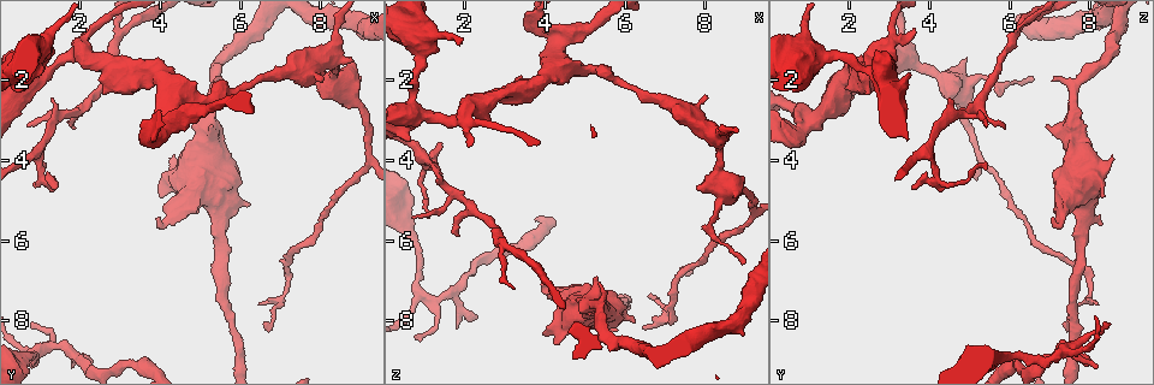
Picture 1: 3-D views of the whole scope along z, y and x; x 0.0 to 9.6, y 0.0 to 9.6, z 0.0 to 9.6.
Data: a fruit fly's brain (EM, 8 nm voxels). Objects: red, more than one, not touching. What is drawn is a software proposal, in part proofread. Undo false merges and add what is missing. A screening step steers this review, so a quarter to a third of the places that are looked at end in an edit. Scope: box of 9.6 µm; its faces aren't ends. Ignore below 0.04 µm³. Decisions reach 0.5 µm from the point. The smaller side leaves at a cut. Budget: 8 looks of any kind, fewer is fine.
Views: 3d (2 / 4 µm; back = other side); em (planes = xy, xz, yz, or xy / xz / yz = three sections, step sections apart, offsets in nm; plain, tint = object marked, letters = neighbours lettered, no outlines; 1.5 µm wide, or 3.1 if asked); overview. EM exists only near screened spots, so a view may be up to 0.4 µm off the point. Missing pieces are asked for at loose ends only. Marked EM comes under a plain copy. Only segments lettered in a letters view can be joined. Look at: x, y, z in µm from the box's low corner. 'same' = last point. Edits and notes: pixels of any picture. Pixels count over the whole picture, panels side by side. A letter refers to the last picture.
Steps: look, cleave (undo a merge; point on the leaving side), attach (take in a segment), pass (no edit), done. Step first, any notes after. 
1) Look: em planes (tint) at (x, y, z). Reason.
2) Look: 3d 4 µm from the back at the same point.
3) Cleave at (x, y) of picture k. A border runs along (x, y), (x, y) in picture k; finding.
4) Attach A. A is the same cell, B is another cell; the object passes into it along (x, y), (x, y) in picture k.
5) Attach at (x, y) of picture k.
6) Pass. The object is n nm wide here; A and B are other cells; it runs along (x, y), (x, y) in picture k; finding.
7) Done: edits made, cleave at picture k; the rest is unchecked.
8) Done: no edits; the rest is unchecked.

Look: 3d 2 µm at (0.70, 8.10, 8.35). Thin end.

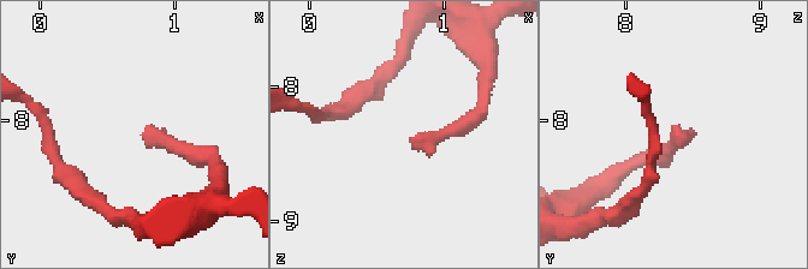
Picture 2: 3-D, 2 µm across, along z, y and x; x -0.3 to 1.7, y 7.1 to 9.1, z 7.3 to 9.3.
Look: em xz step 8 (letters) at (0.74, 8.08, 8.38). Need the tissue.

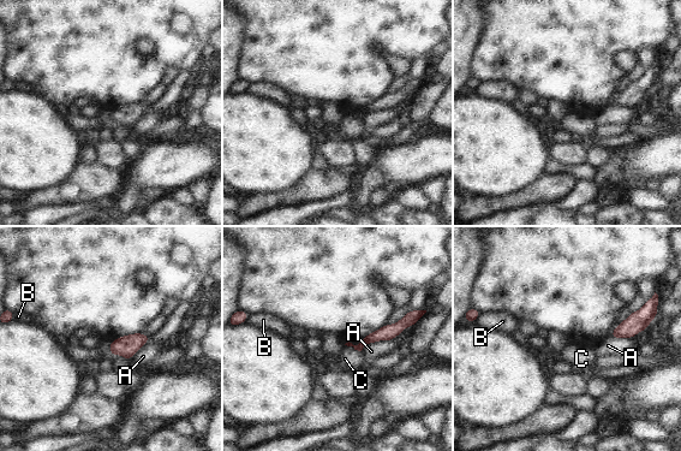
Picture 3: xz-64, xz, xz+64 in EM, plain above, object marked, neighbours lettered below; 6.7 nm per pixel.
Pass. A, B and C are other cells; a border runs along (345, 344), (352, 345), (360, 351) in picture 3; no lettered segment goes on from it.

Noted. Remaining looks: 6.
Look: em planes (letters) at (1.10, 4.20, 5.40). Thin end.

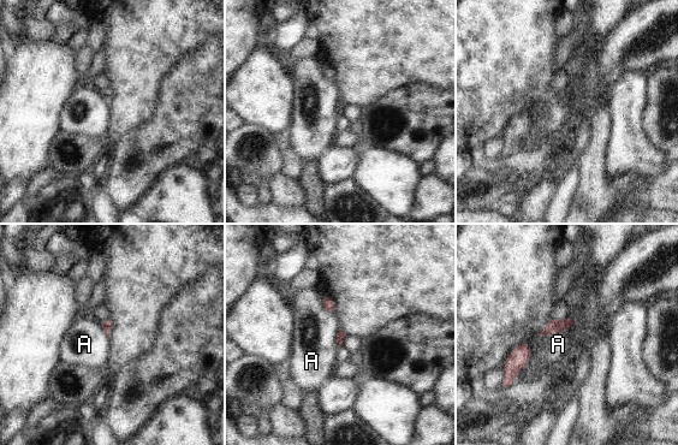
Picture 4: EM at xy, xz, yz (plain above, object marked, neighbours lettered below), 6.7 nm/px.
Pass. The object is 60 nm wide here; A is another cell; none of them fits.

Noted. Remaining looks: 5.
Look: 3d 2 µm at (3.15, 0.80, 6.15). Side arm on a straight run.

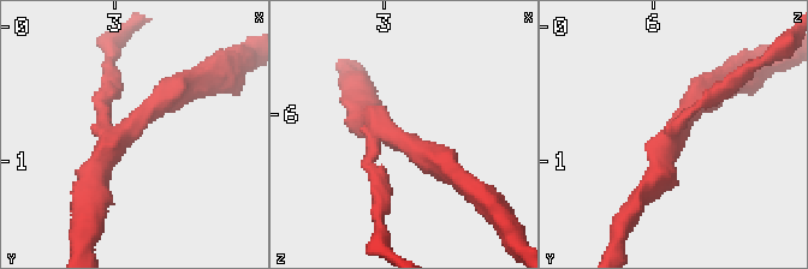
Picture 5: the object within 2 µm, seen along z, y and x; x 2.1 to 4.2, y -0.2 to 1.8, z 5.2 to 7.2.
Look: em planes (letters) at (3.08, 0.78, 6.16). 3 arms meet here; need the tissue.

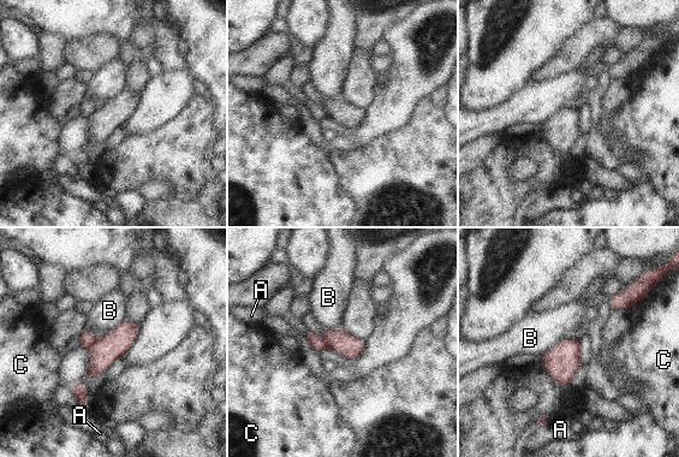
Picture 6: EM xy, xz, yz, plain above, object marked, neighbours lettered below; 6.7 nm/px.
Cleave at (85, 338) of picture 6. The longest contact is with B, 220 nm; A, B and C are other cells; a border runs along (96, 339), (87, 348) in picture 6; two neurons meet here.

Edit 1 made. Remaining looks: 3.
Done: edits made, cleave at picture 6; the rest is unchecked.

